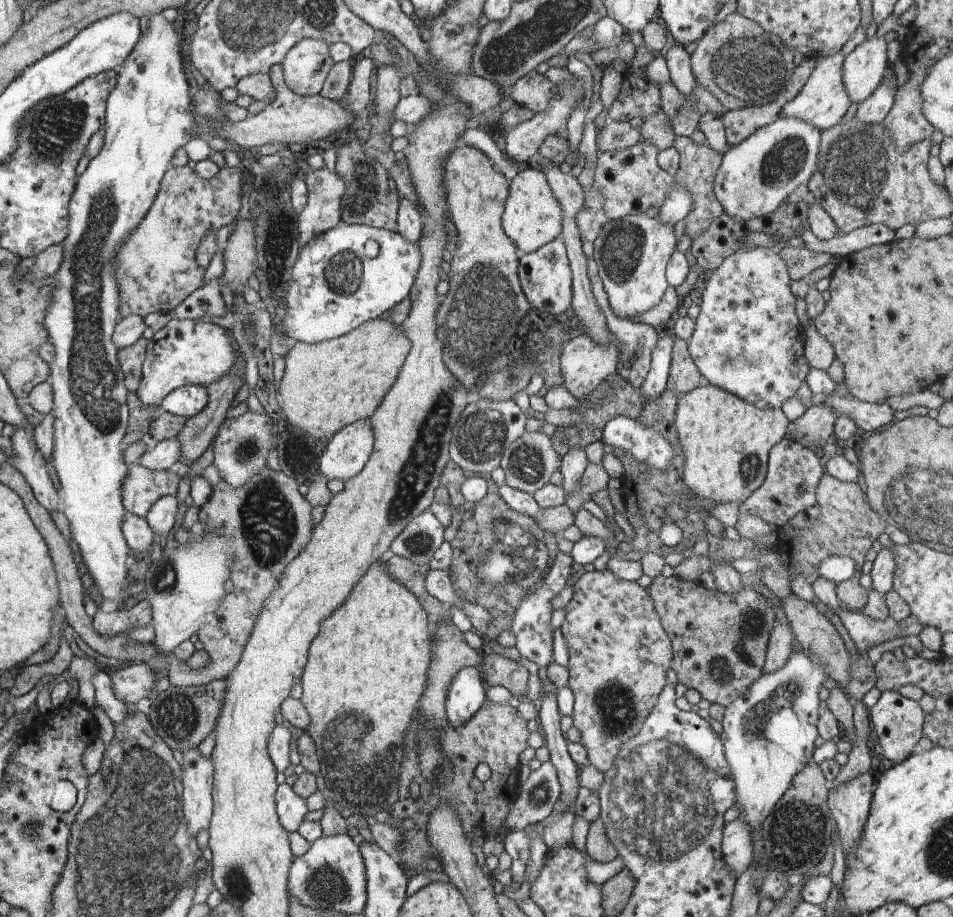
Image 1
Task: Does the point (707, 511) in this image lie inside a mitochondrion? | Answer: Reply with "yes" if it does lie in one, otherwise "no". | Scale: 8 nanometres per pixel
no

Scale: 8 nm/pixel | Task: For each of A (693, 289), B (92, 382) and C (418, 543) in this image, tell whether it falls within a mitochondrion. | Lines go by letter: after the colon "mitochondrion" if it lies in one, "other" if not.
A: other
B: mitochondrion
C: mitochondrion

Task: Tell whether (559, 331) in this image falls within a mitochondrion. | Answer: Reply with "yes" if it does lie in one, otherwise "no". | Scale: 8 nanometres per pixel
no

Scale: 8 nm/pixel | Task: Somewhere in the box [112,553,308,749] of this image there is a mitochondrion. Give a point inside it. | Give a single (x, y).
(177, 714)

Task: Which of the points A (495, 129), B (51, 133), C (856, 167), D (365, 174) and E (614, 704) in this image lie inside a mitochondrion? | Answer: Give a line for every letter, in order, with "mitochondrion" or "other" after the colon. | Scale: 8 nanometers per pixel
A: other
B: mitochondrion
C: mitochondrion
D: mitochondrion
E: mitochondrion

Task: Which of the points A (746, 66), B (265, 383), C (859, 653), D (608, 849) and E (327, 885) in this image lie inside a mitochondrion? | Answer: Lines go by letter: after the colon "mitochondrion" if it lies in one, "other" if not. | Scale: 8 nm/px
A: mitochondrion
B: other
C: other
D: mitochondrion
E: mitochondrion

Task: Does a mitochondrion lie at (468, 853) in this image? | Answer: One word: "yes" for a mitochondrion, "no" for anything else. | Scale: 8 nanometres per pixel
no

